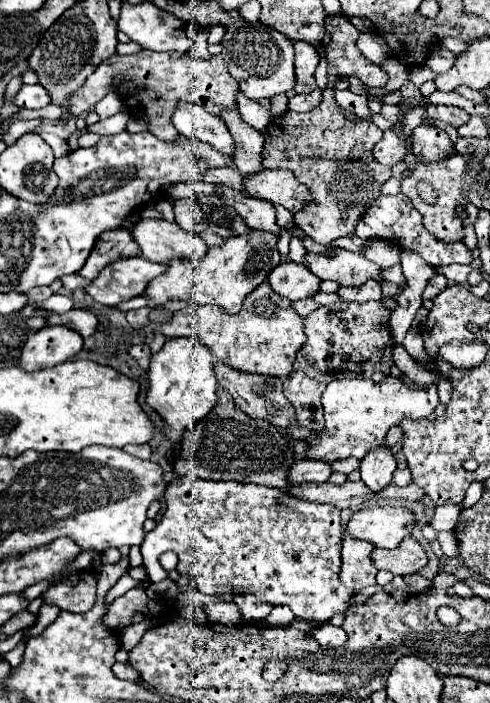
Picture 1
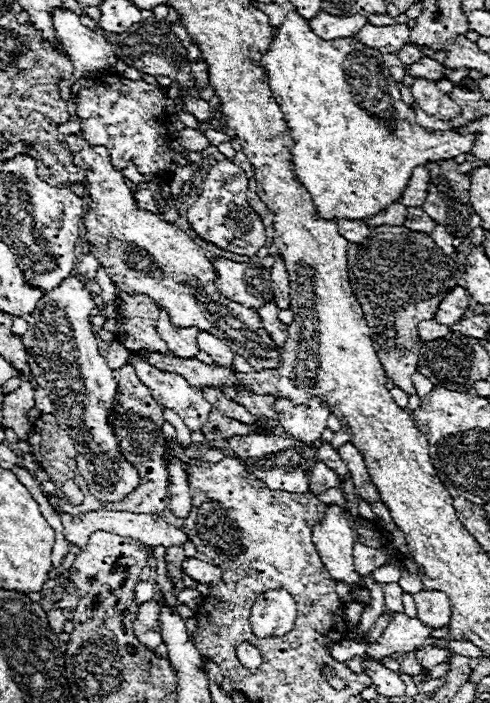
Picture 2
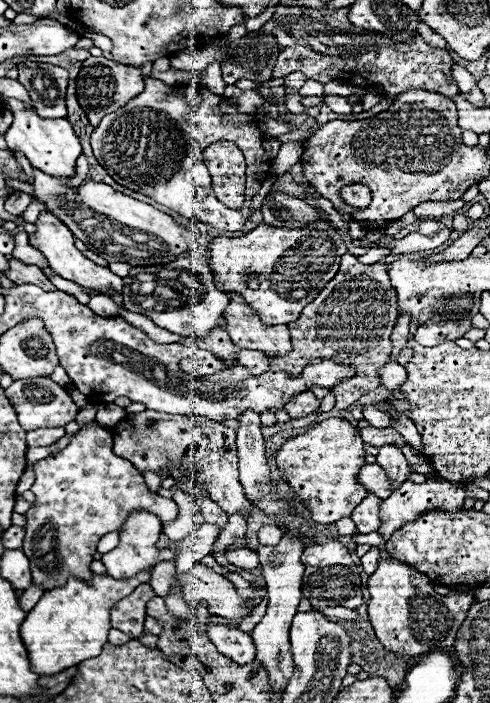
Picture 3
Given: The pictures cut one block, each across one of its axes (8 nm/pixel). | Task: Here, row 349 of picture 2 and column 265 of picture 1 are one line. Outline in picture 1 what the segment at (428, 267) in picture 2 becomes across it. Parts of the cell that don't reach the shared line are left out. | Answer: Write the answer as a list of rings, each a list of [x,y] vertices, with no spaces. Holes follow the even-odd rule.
[[[220,360],[214,362],[214,370],[216,370],[218,384],[228,388],[230,396],[234,398],[234,404],[242,412],[246,412],[250,418],[268,420],[270,424],[274,424],[274,426],[278,426],[282,430],[286,430],[288,426],[298,426],[296,410],[290,404],[290,400],[282,394],[282,378],[278,378],[278,376],[264,376],[264,374],[250,374],[250,372],[242,372],[242,370],[232,370],[230,366],[226,366]]]

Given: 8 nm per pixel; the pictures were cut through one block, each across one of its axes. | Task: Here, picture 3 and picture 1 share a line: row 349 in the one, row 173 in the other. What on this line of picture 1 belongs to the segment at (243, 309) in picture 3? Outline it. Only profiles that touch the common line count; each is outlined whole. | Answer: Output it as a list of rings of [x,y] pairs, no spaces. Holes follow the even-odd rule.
[[[262,168],[254,174],[242,176],[242,182],[244,182],[244,190],[250,196],[266,198],[272,204],[280,204],[288,208],[290,212],[300,210],[310,200],[310,192],[306,190],[306,186],[296,182],[294,174],[290,174],[290,170],[284,168],[276,168],[276,170]]]

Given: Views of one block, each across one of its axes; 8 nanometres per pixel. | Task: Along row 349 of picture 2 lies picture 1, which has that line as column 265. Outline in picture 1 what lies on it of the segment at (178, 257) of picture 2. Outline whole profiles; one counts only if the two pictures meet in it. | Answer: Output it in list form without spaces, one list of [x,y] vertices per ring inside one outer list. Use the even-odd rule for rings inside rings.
[[[250,230],[246,236],[224,238],[222,246],[210,246],[206,256],[200,260],[174,258],[164,274],[154,278],[146,294],[152,298],[150,306],[166,304],[168,300],[186,300],[188,304],[216,304],[226,312],[234,314],[242,308],[242,300],[258,284],[266,280],[266,274],[280,264],[278,236],[264,230]]]

